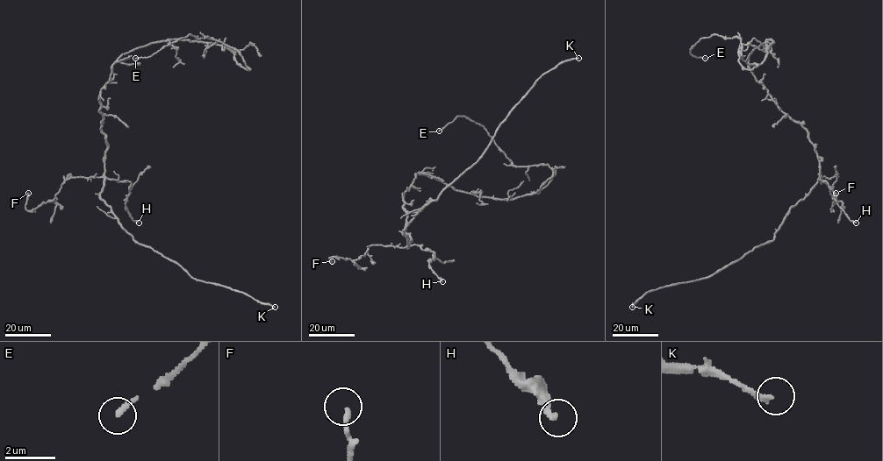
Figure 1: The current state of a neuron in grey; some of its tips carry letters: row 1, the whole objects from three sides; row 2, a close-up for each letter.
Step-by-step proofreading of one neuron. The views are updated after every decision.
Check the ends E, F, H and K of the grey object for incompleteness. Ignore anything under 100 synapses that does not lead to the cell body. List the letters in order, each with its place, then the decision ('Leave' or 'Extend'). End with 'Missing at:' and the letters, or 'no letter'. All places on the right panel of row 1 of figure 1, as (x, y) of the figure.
E: Place: (705, 58). Leave
F: Place: (836, 193). Leave
H: Place: (856, 223). Leave
K: Place: (632, 307). Extend
Missing at: K

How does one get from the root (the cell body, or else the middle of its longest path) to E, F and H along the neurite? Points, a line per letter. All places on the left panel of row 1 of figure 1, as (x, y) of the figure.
E: (100, 109), (100, 89), (112, 64), (152, 42), (219, 45), (249, 69), (236, 50), (191, 34), (135, 58)
F: (100, 109), (101, 129), (107, 145), (104, 173), (70, 177), (53, 200), (31, 210), (25, 207), (28, 193)
H: (100, 109), (103, 117), (101, 129), (107, 145), (104, 175), (118, 181), (131, 183), (125, 209), (139, 223)

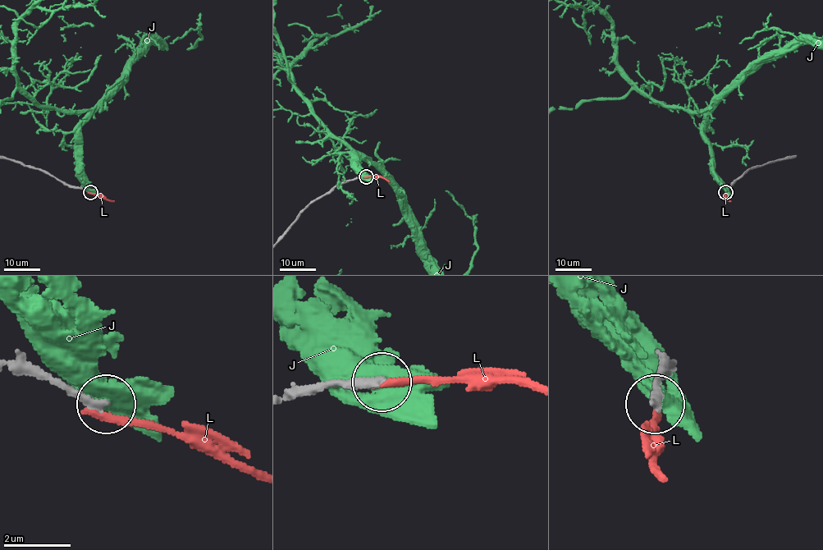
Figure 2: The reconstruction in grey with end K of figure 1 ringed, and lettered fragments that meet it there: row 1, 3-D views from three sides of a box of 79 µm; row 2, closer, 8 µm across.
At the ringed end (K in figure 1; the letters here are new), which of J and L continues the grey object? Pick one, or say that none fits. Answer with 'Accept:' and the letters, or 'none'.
Accept: none

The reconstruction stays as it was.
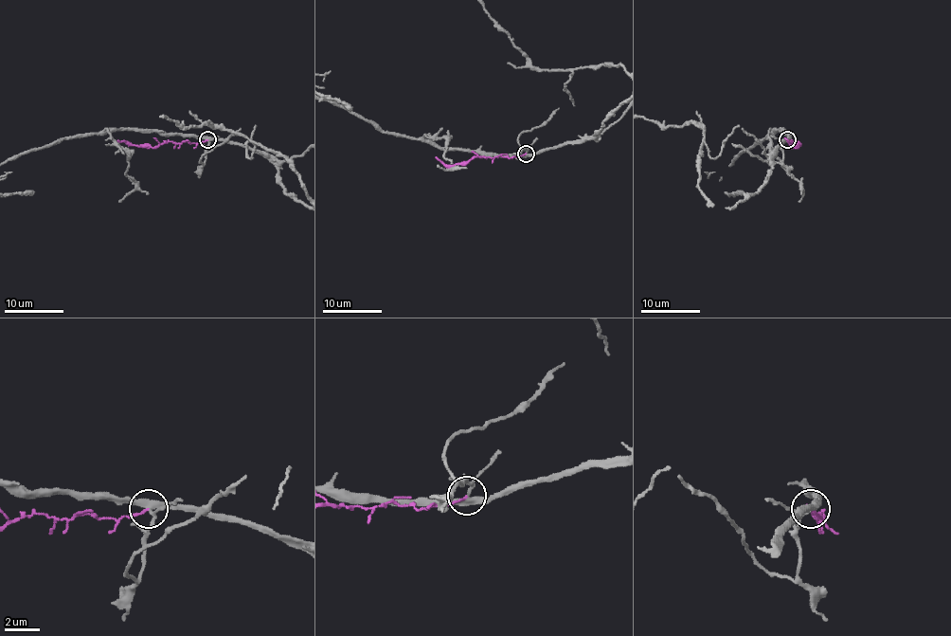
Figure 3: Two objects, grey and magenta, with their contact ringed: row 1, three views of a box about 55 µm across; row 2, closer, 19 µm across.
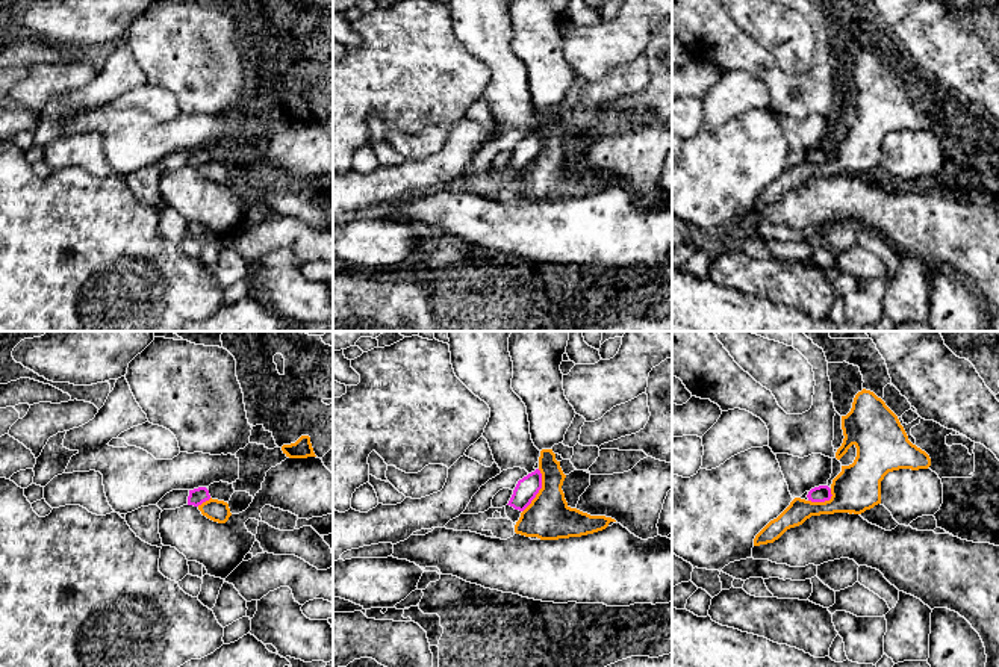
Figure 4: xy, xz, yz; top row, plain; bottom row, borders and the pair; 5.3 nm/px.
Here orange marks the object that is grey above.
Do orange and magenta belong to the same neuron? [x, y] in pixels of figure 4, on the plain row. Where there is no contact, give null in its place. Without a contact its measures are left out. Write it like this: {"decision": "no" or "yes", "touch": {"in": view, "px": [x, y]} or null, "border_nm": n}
{"decision": "no", "touch": {"in": "xz", "px": [539, 152]}, "border_nm": 240}

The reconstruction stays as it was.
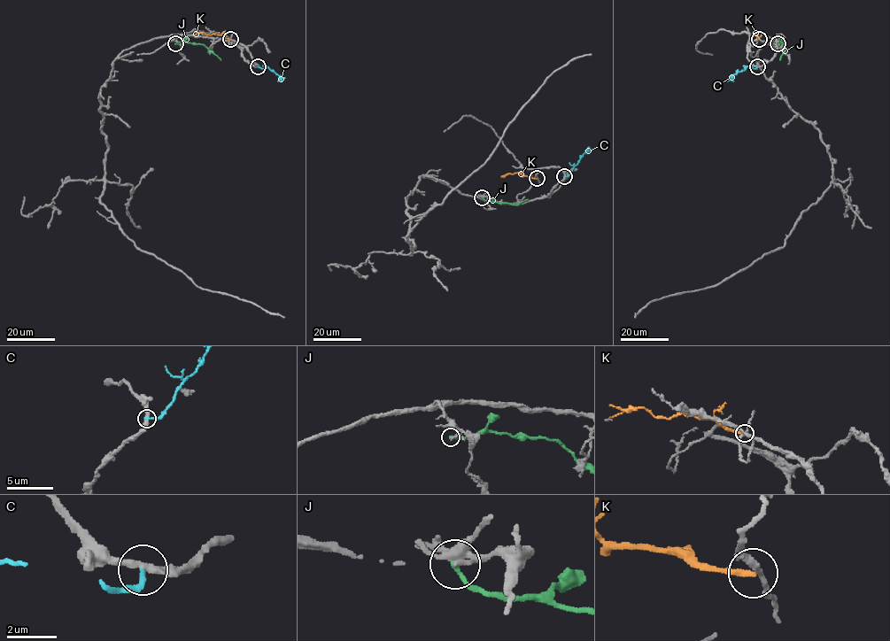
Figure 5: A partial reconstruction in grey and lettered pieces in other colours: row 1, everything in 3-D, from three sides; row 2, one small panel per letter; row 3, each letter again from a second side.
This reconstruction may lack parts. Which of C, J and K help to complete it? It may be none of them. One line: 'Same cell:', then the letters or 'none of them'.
Same cell: none of them

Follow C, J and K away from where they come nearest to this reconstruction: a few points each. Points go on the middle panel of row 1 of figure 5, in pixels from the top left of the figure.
C: (564, 176), (571, 171), (589, 147)
J: (482, 197), (518, 204), (527, 199)
K: (537, 179), (523, 176), (519, 172), (501, 177)

